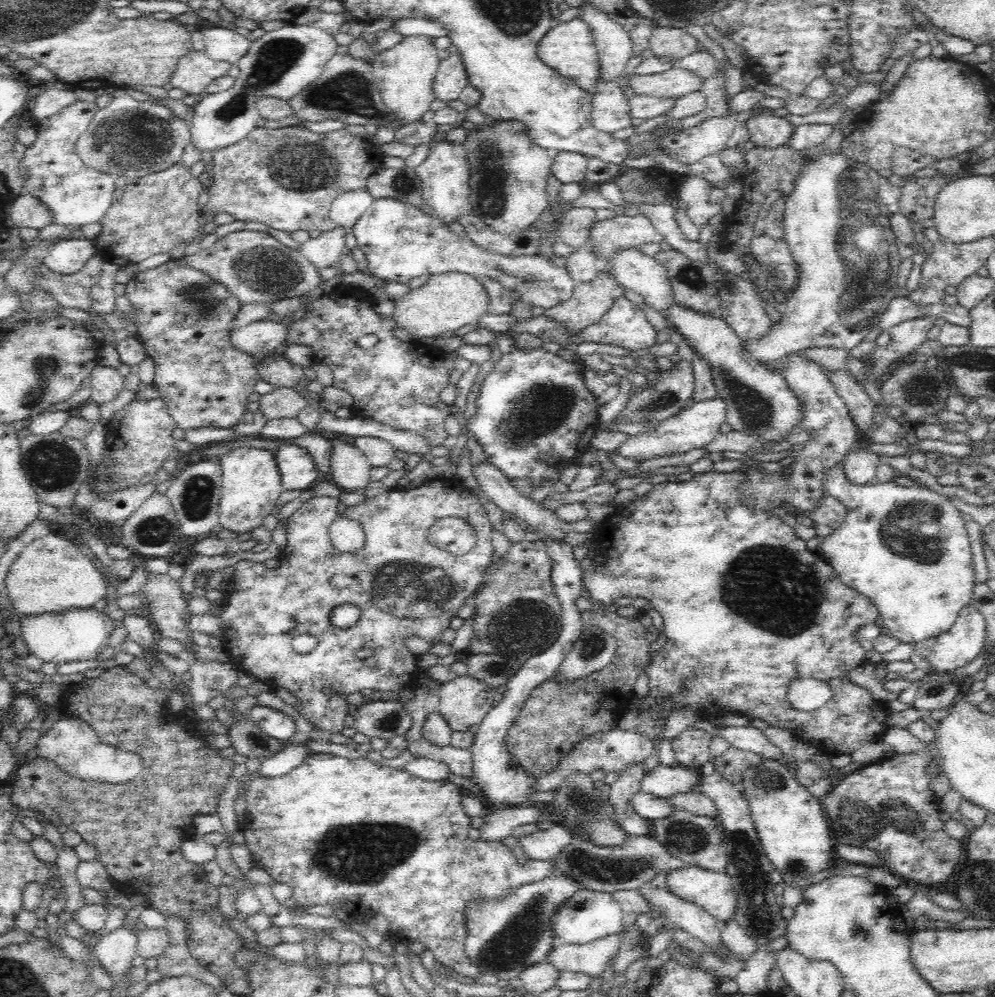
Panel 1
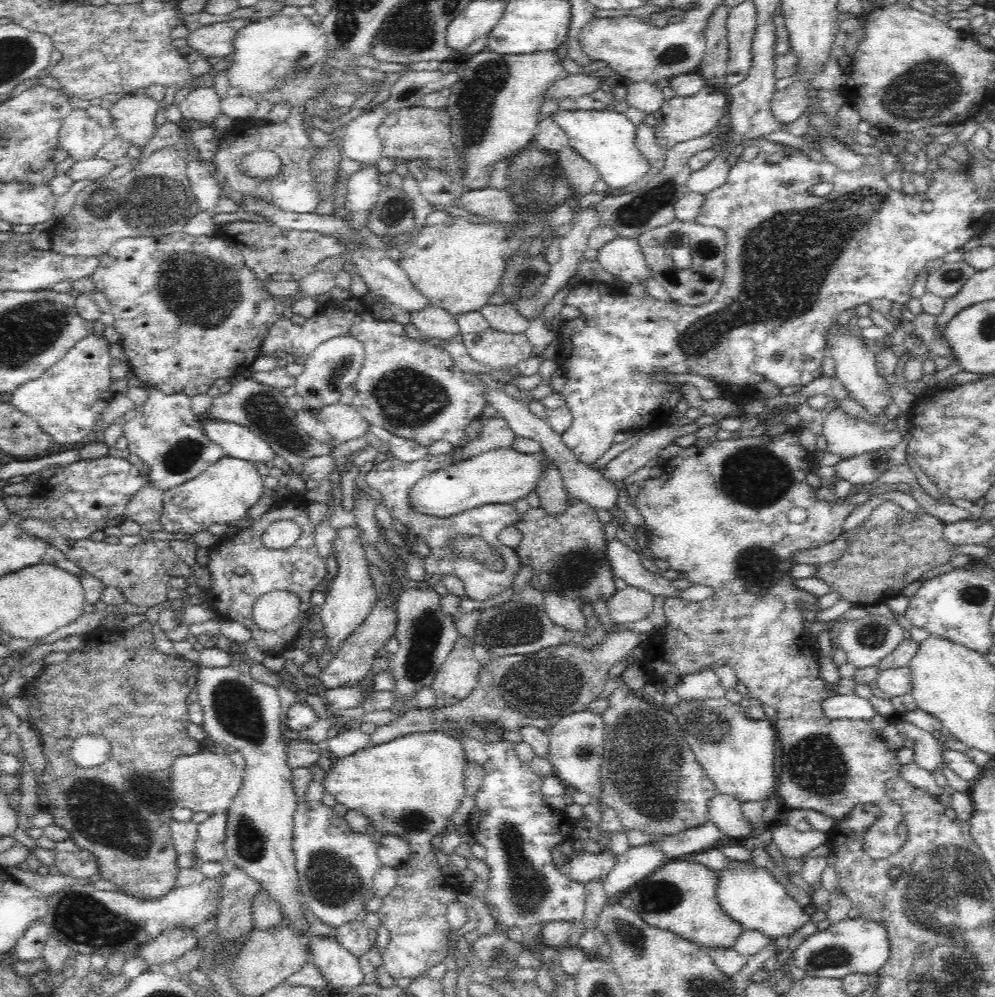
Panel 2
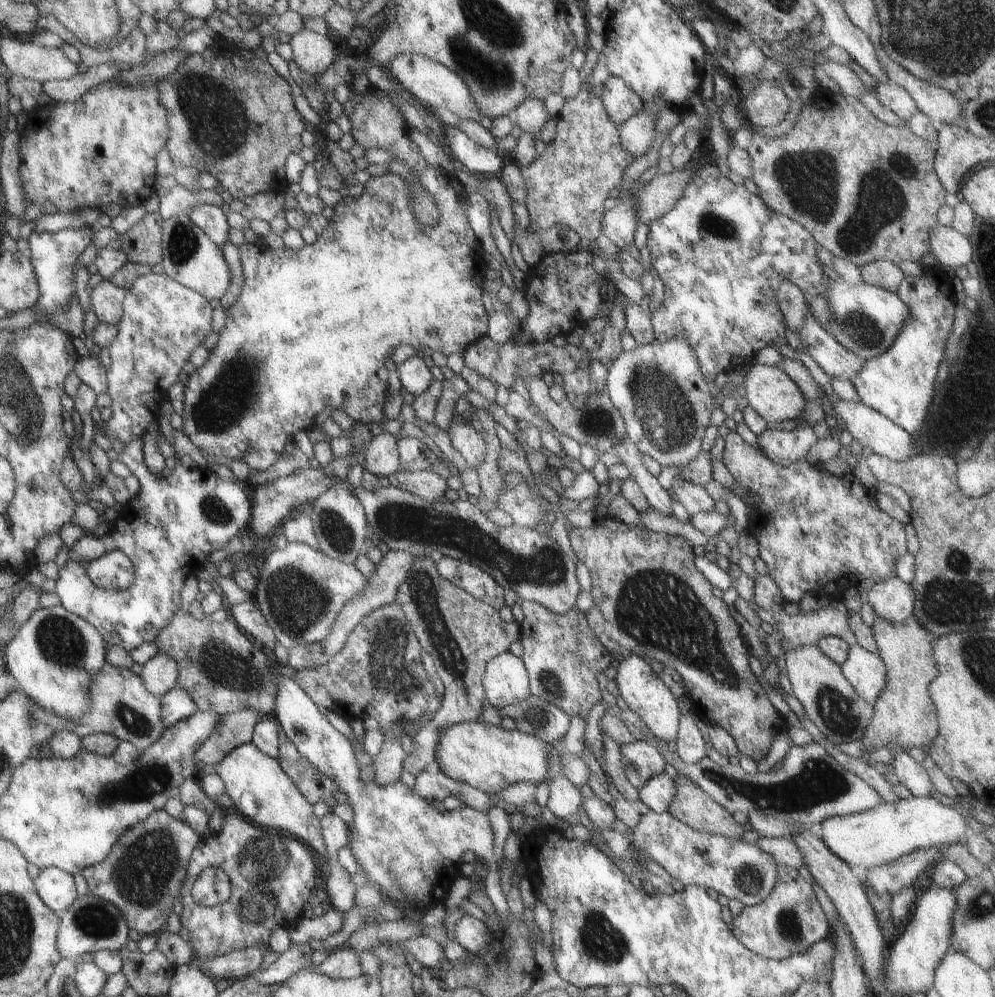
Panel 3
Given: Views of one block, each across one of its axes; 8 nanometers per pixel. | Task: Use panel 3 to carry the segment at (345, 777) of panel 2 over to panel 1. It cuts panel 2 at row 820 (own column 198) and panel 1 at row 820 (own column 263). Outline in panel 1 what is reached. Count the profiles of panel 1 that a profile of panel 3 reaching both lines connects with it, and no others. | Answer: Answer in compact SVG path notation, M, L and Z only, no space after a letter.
M310 754L298 768L294 768L290 774L284 774L280 778L268 778L268 776L256 776L248 784L248 818L244 822L244 828L240 830L246 838L246 846L252 852L254 862L266 870L272 878L276 878L280 884L284 882L292 890L292 902L300 908L312 908L312 906L328 906L332 910L342 910L350 916L350 920L360 922L360 918L376 916L382 914L390 922L390 936L394 942L416 942L422 940L436 956L438 962L442 962L448 968L454 968L462 978L480 978L482 972L478 966L472 966L470 958L466 956L466 936L468 936L468 926L466 926L466 910L468 904L476 900L502 900L510 898L516 890L520 890L526 884L534 884L540 880L546 880L552 876L552 864L550 860L530 860L526 866L520 866L518 860L514 858L514 852L504 846L502 842L486 842L486 840L472 840L470 830L472 830L472 818L466 814L462 806L464 790L462 786L448 782L428 782L422 780L414 774L408 774L406 770L396 770L388 768L382 764L374 764L368 758L366 760L346 760L338 758L332 754Z

